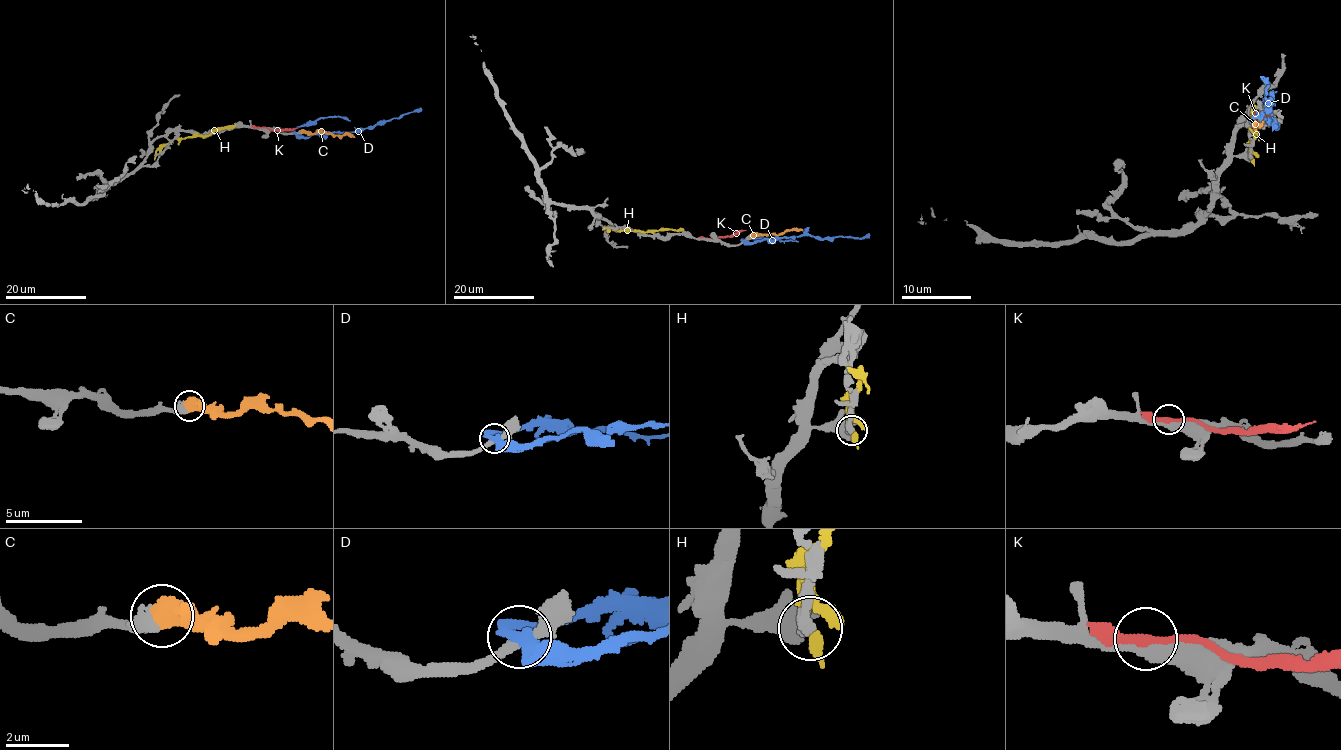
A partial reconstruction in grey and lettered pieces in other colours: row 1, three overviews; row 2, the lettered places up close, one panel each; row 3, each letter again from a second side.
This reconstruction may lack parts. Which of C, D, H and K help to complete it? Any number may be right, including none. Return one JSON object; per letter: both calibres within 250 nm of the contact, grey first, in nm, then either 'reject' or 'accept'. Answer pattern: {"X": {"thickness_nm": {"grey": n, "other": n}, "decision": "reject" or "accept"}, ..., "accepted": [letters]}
{"C": {"thickness_nm": {"grey": 600, "other": 500}, "decision": "accept"}, "D": {"thickness_nm": {"grey": 320, "other": 340}, "decision": "reject"}, "H": {"thickness_nm": {"grey": 280, "other": 280}, "decision": "reject"}, "K": {"thickness_nm": {"grey": 440, "other": 240}, "decision": "reject"}, "accepted": ["C"]}

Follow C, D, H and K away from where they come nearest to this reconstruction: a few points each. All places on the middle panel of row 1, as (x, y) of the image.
C: (750, 236), (802, 229)
D: (743, 241), (756, 243), (804, 234), (824, 238), (862, 237), (869, 233)
H: (603, 228), (683, 229)
K: (706, 238), (733, 236), (746, 230)

